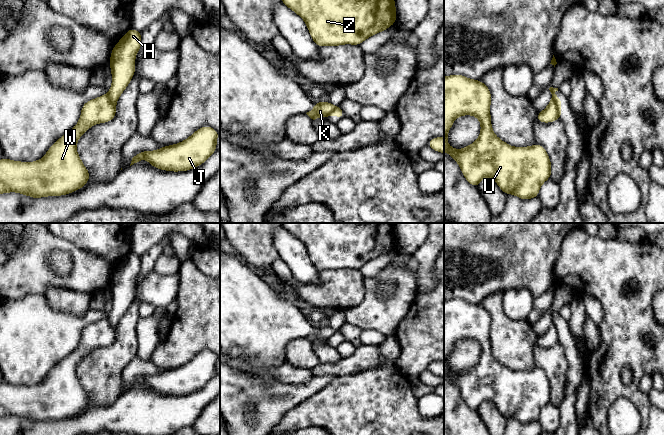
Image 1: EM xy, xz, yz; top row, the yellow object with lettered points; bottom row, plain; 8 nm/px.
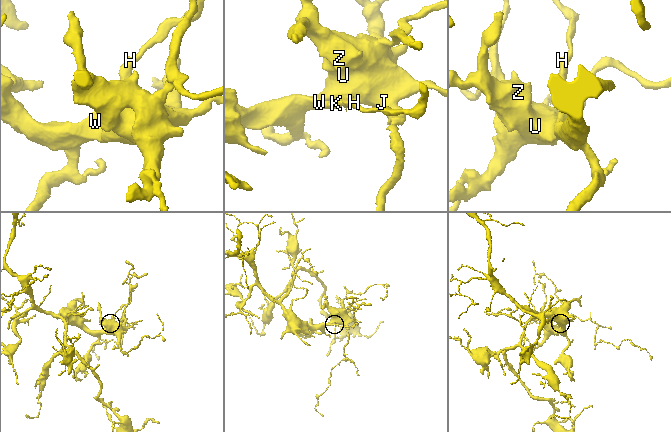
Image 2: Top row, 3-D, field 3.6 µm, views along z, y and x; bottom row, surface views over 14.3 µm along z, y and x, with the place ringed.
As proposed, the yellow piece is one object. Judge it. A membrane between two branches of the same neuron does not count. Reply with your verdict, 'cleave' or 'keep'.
cleave

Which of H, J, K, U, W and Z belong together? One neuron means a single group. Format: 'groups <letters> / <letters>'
groups H / J K U W Z

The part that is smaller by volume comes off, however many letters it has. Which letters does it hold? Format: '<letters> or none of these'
H

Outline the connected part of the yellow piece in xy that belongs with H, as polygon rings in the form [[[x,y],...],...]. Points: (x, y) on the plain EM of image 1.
[[[130,252],[112,273],[109,285],[112,310],[108,322],[114,329],[135,298],[135,281],[140,272],[141,256]]]

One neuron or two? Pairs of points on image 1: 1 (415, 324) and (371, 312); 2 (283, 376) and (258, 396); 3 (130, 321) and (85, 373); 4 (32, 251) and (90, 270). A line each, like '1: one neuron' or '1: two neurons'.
1: two neurons
2: two neurons
3: one neuron
4: one neuron

